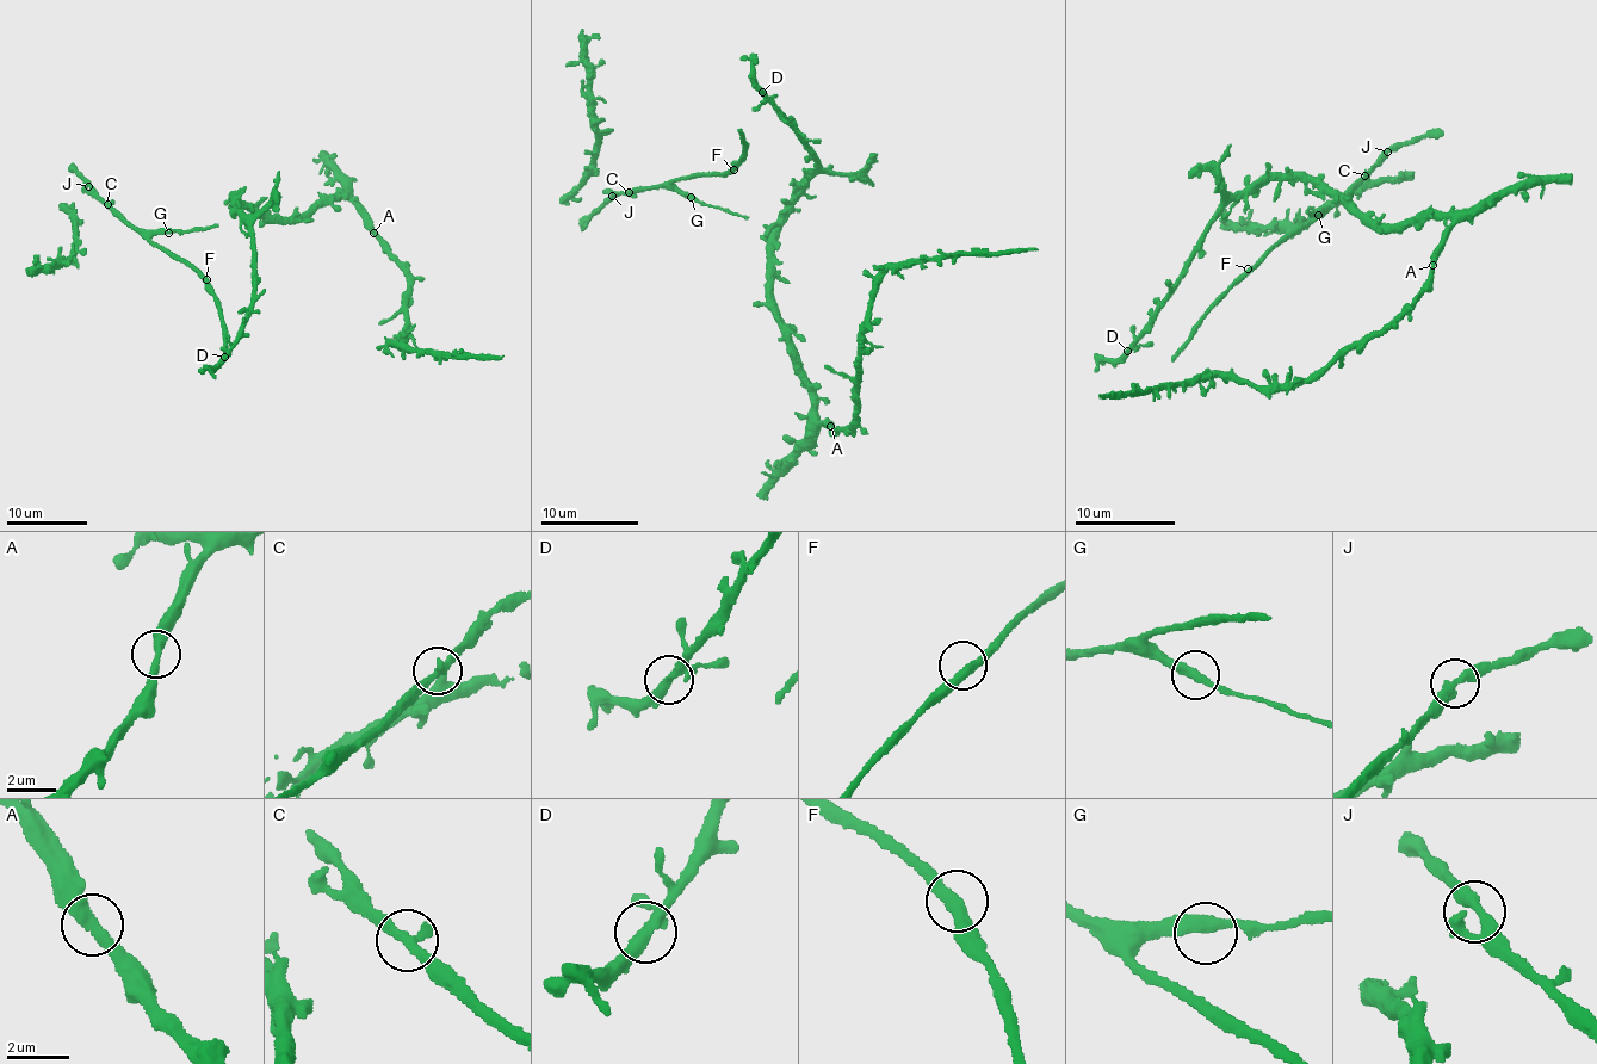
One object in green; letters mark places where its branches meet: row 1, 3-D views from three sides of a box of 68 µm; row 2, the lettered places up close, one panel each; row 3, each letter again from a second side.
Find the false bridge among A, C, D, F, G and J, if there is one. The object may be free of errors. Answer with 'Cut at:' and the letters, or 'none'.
Cut at: none

